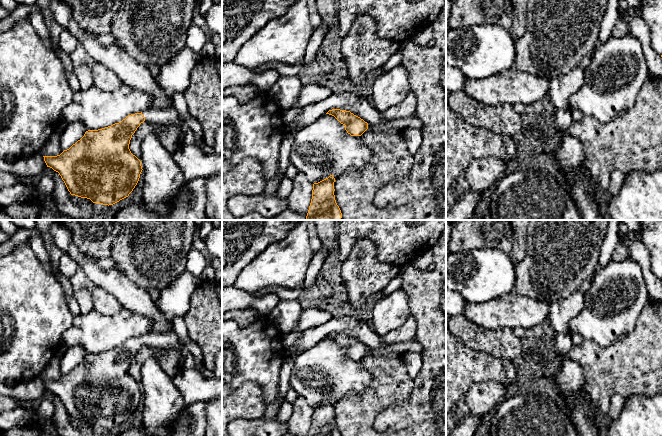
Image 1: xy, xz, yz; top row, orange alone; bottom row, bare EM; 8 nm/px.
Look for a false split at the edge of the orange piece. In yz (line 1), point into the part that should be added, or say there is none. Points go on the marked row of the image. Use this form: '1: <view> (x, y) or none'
1: none

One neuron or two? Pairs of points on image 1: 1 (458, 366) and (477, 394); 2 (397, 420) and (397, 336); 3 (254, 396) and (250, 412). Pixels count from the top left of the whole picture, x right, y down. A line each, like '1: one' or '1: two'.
1: two
2: two
3: one

